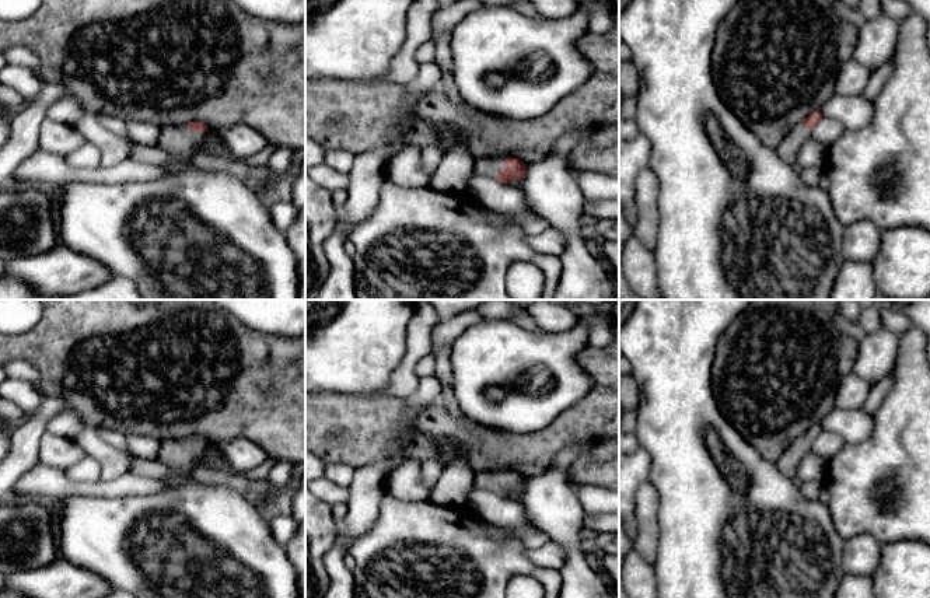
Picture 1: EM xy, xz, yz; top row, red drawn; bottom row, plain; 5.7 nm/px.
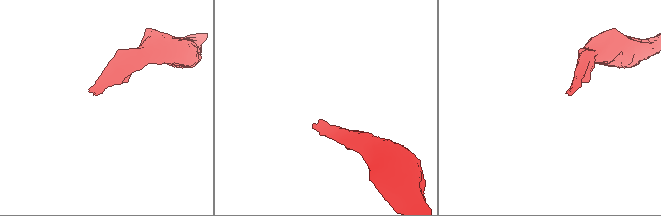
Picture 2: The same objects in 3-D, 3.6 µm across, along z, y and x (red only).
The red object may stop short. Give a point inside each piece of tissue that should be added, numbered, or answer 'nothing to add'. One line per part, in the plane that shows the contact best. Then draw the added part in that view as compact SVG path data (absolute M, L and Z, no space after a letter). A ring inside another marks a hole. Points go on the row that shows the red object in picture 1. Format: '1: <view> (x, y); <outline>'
1: xy (179, 142); M188 125L161 129L157 147L167 151L174 161L183 164L196 150L207 132L192 132Z

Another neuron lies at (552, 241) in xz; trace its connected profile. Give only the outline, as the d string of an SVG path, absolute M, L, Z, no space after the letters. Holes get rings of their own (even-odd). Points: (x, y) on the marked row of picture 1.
M549 228L545 232L535 235L524 235L524 241L529 248L542 255L556 255L560 256L566 249L566 237L562 231L556 228Z

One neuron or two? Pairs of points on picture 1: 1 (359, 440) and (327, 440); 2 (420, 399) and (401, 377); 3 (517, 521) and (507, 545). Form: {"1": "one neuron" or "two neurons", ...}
{"1": "one neuron", "2": "two neurons", "3": "two neurons"}

